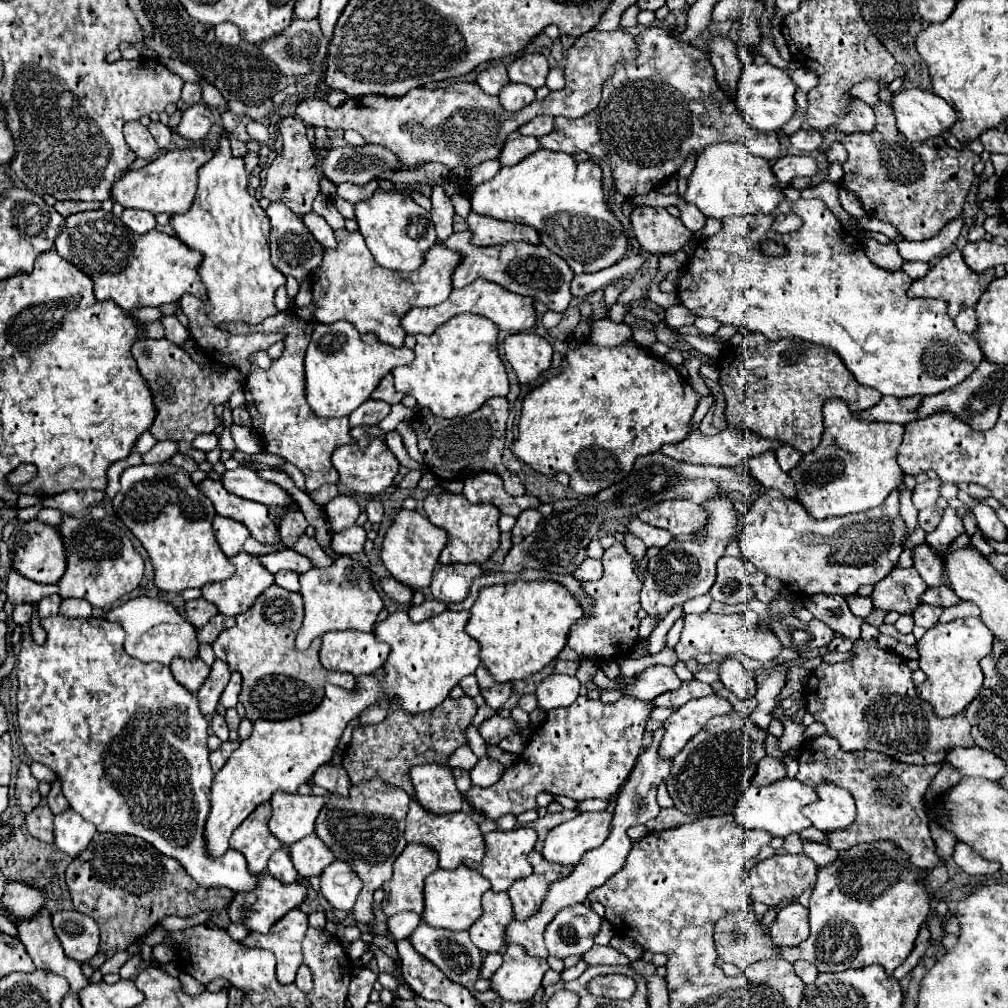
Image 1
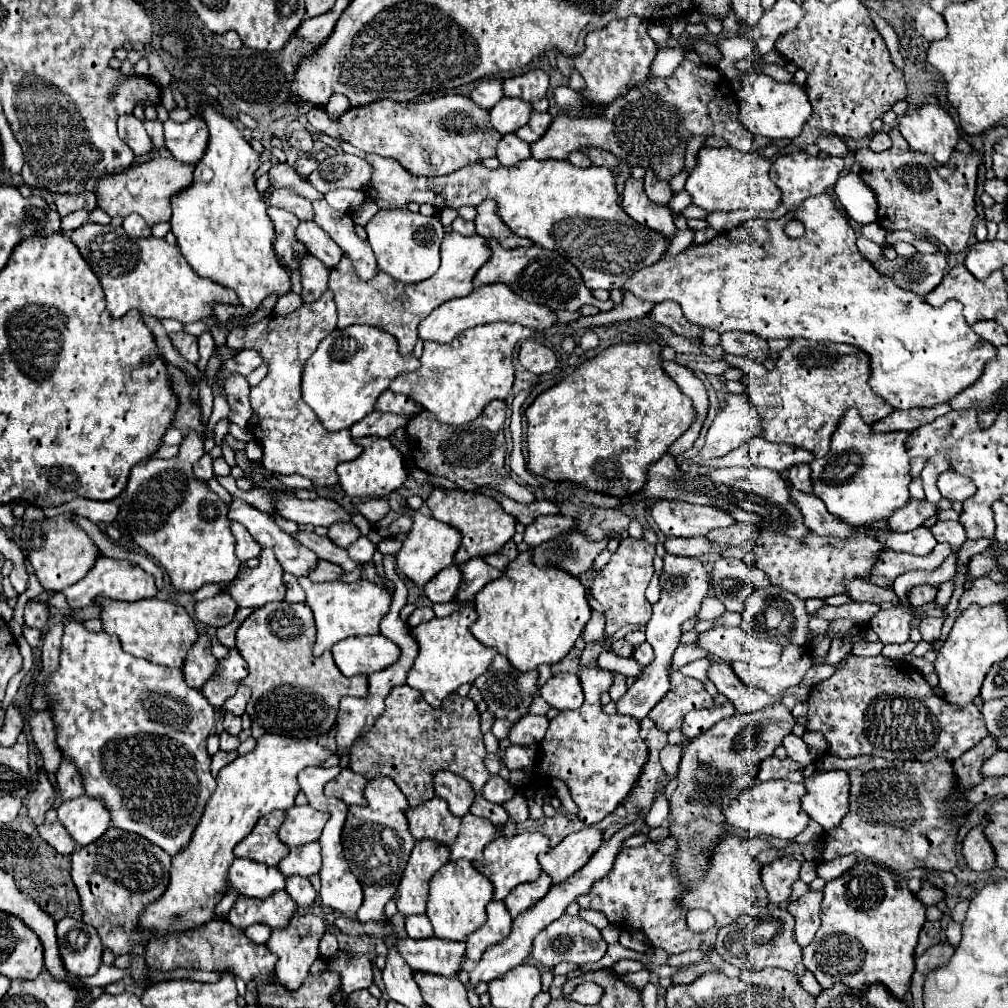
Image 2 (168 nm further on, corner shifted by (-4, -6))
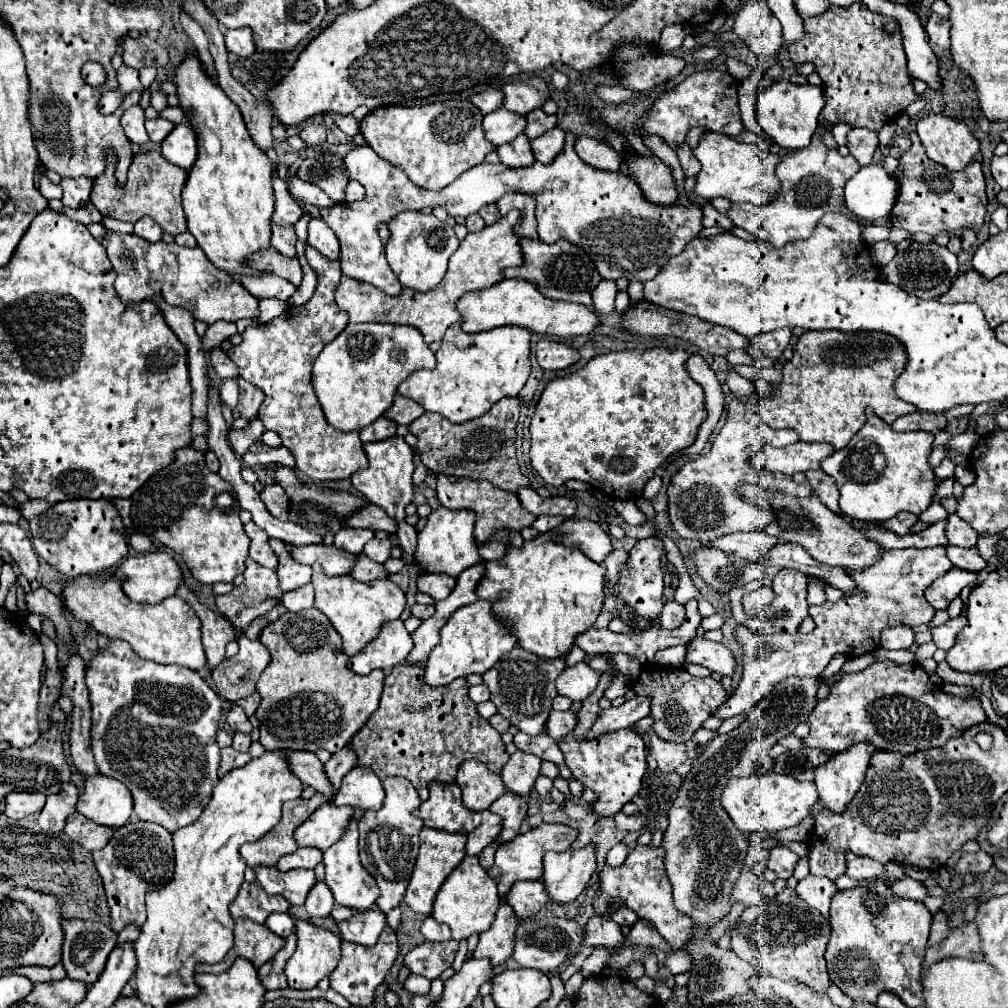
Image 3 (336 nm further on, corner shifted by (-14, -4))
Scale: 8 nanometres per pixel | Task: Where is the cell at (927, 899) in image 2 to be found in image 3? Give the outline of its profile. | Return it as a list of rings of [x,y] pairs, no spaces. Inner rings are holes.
[[[903,877],[903,879],[899,879],[899,881],[893,881],[893,883],[889,883],[887,887],[891,887],[891,893],[897,895],[897,897],[919,899],[919,901],[923,901],[923,899],[927,897],[925,887],[923,887],[919,881],[911,879],[911,877]]]

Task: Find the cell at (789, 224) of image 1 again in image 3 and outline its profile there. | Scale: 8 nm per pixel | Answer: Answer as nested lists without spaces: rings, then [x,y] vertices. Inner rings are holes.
[[[815,133],[809,147],[787,153],[777,165],[777,177],[781,181],[781,193],[775,195],[767,205],[753,203],[731,203],[725,213],[735,227],[740,227],[759,237],[761,241],[771,241],[777,249],[785,247],[791,241],[809,239],[817,223],[825,213],[841,213],[859,225],[871,225],[867,219],[859,219],[845,205],[843,187],[859,171],[859,163],[851,155],[841,155],[837,149],[829,149],[821,143],[821,137]]]

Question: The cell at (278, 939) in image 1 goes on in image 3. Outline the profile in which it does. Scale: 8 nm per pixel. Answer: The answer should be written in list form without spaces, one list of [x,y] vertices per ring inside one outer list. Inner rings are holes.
[[[297,921],[297,949],[291,955],[291,959],[285,965],[285,975],[287,975],[287,983],[291,989],[313,989],[317,987],[317,983],[331,975],[331,971],[339,965],[339,947],[341,947],[341,937],[333,935],[331,931],[325,931],[321,927],[315,927],[307,921]]]

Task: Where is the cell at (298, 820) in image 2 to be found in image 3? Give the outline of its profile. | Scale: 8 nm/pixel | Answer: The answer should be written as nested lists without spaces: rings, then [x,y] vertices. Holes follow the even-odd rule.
[[[329,803],[321,805],[295,831],[295,841],[299,847],[315,847],[325,851],[343,837],[353,819],[357,819],[355,807],[335,807]]]

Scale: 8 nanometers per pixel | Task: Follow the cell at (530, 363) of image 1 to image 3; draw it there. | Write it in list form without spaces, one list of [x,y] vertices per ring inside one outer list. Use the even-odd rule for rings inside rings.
[[[541,339],[537,343],[537,361],[543,369],[557,371],[557,369],[567,369],[569,365],[577,363],[579,351],[567,343],[551,341],[551,339]]]

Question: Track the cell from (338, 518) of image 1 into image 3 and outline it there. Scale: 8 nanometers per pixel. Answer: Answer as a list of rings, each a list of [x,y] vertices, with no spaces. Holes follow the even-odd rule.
[[[343,527],[337,535],[335,535],[335,541],[333,545],[337,549],[343,549],[343,551],[349,551],[349,553],[361,553],[365,543],[371,541],[375,535],[373,531],[367,531],[367,529],[351,529],[351,527]]]

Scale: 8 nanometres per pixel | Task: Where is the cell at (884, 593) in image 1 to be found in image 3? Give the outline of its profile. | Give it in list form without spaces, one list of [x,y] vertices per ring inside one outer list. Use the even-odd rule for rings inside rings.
[[[951,567],[951,571],[947,571],[947,575],[935,579],[929,585],[929,589],[925,591],[925,599],[929,601],[929,605],[933,609],[945,611],[949,607],[949,603],[961,595],[961,591],[965,587],[977,587],[977,573],[963,571],[959,567]]]

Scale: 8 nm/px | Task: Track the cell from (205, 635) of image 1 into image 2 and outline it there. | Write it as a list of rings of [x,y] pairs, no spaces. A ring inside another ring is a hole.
[[[233,623],[217,629],[215,637],[217,637],[219,643],[223,643],[223,645],[227,645],[227,647],[233,647],[233,645],[235,645],[235,627],[233,627]]]

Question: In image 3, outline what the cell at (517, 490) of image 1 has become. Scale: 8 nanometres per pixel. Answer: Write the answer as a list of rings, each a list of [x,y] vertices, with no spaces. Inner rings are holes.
[[[505,397],[495,403],[485,415],[455,425],[439,413],[423,413],[409,425],[409,433],[417,437],[417,455],[433,475],[453,475],[469,479],[485,479],[495,487],[517,493],[519,487],[529,485],[521,473],[515,457],[515,425],[519,419],[519,399]]]

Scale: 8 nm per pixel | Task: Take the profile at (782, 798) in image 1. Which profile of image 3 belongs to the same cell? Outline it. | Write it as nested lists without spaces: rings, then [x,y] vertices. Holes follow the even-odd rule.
[[[765,771],[765,773],[753,773],[749,777],[729,779],[729,783],[721,793],[721,807],[727,811],[735,827],[743,833],[757,833],[757,831],[777,833],[781,829],[799,825],[817,799],[819,795],[813,783],[797,781],[791,775]]]

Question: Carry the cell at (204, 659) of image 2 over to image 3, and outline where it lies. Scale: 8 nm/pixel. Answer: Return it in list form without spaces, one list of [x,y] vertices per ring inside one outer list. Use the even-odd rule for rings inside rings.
[[[183,585],[179,587],[177,595],[181,599],[185,599],[185,603],[189,607],[193,607],[193,611],[197,613],[197,617],[201,619],[201,631],[203,631],[203,647],[207,653],[207,665],[209,669],[215,669],[223,659],[225,659],[225,647],[229,641],[235,641],[235,629],[231,625],[229,619],[221,617],[219,613],[211,611],[209,607],[201,605],[199,599]]]

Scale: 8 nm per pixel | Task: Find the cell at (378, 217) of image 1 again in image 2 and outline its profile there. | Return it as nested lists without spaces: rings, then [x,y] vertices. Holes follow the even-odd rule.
[[[381,209],[365,225],[369,245],[377,257],[381,271],[403,283],[419,283],[435,275],[439,267],[439,245],[445,235],[443,225],[435,217],[411,213],[409,209]]]

